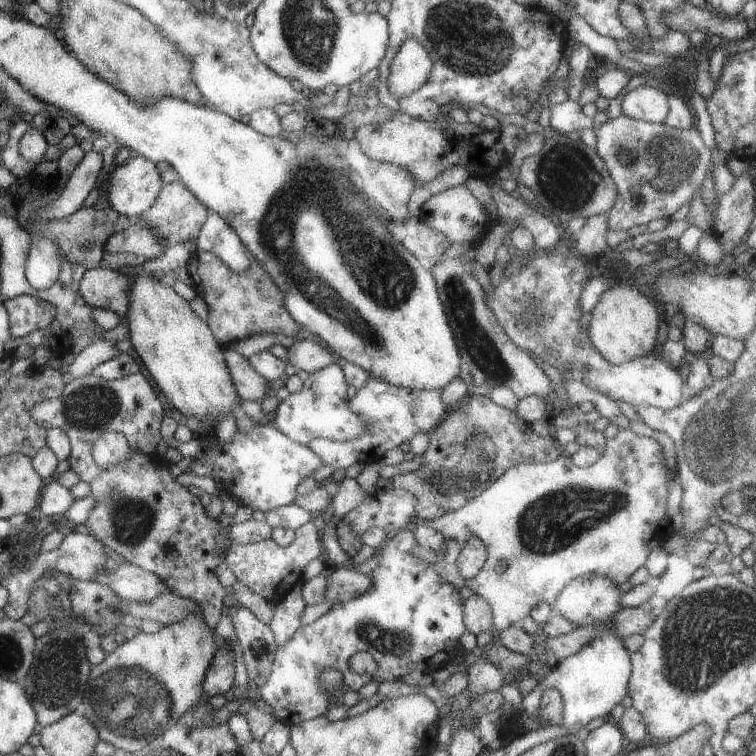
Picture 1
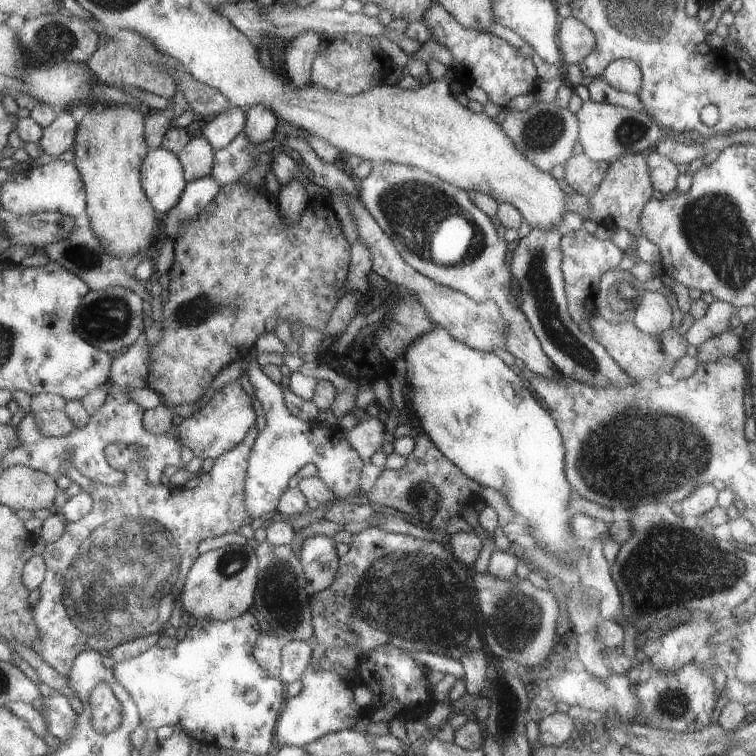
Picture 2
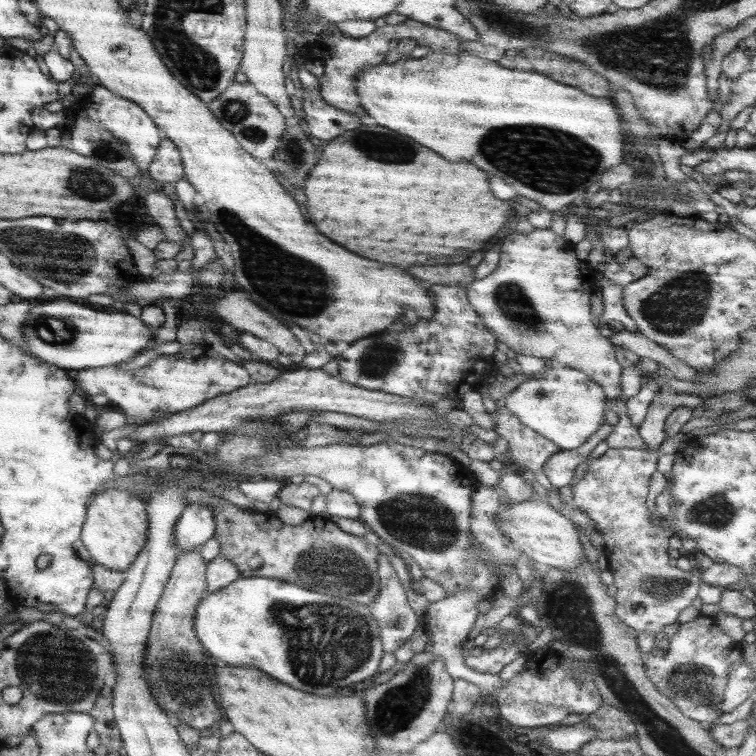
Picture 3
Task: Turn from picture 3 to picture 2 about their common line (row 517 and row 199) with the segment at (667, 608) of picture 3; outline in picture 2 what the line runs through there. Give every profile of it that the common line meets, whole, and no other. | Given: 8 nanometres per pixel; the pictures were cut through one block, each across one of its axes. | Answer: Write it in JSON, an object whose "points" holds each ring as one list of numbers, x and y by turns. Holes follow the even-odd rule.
{"points":[[639,152,635,154,625,154,609,163,603,180,595,189,595,194,592,194,589,199,589,208,587,214,583,217,584,220,592,220,597,225,603,224,610,226,612,229,623,228,627,230,633,239,631,247,635,252,635,256,645,264,659,263,661,254,657,250,655,244,649,242,639,234,639,214,646,202,651,199,653,194,653,186,649,182,649,174,647,172,647,158,648,152]]}

